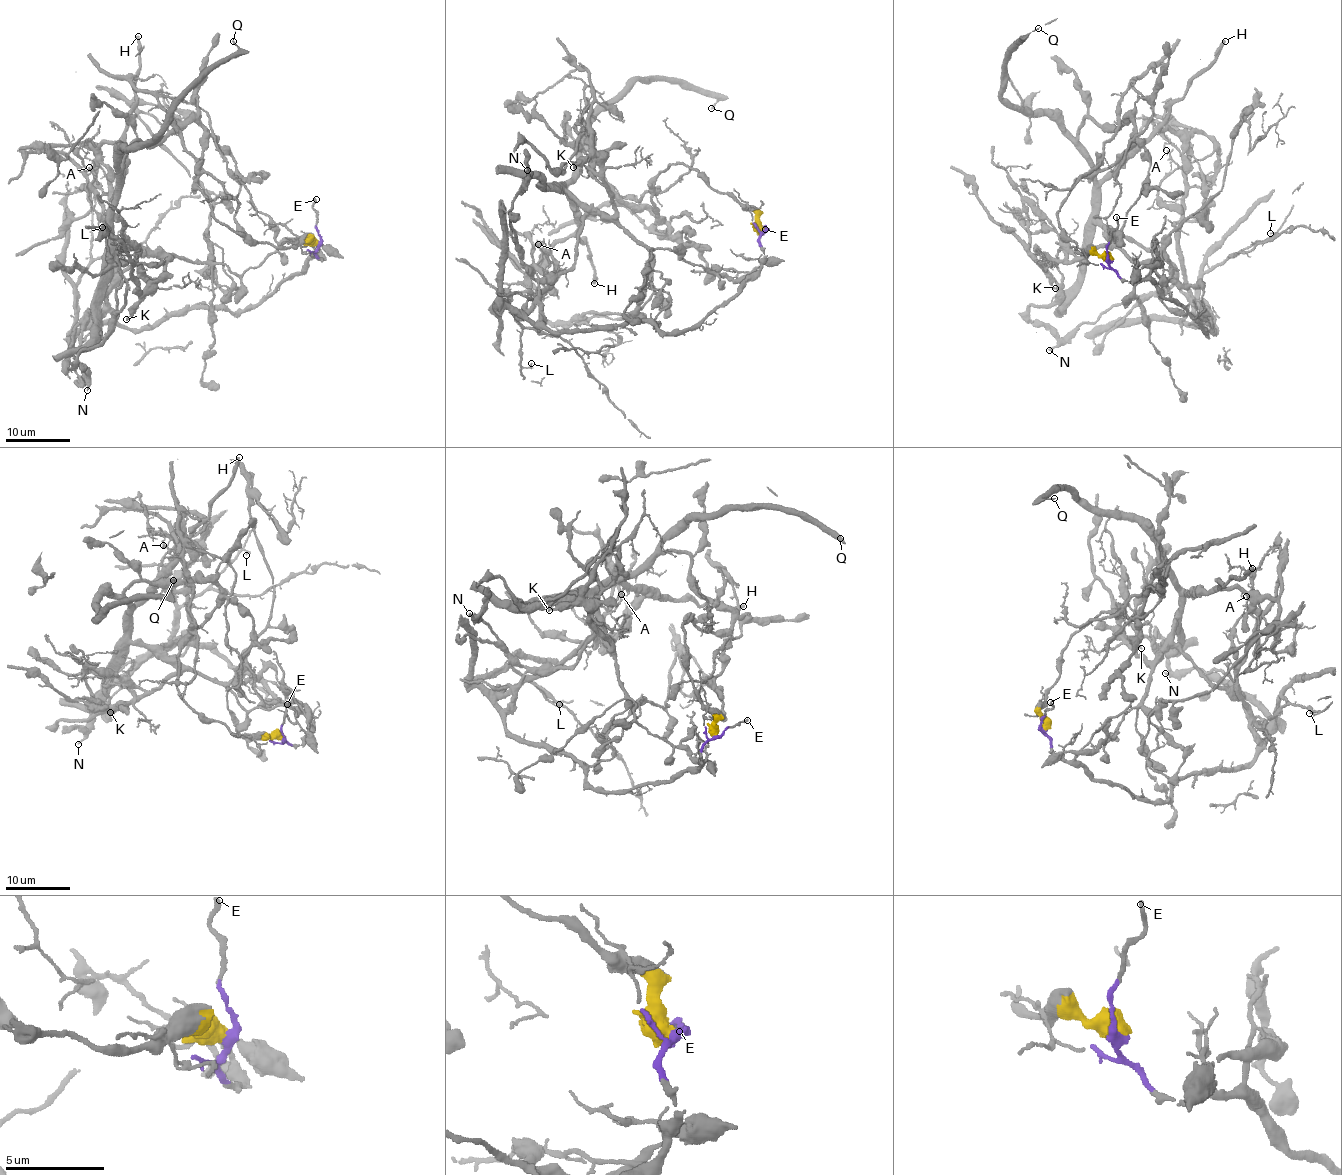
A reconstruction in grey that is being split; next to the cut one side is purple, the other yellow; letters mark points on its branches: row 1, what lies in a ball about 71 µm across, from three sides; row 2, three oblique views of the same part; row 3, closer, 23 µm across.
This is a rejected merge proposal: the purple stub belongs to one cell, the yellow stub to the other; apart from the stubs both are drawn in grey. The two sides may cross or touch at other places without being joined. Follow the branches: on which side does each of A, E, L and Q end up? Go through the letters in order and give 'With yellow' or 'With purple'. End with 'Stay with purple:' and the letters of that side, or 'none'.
A: With purple
E: With purple
L: With purple
Q: With yellow
Stay with purple: A, E, L

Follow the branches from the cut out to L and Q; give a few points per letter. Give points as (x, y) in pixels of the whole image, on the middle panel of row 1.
L: (762, 230), (763, 266), (681, 330), (623, 321), (549, 331), (509, 300), (520, 365), (532, 362)
Q: (762, 230), (676, 163), (657, 175), (656, 218), (580, 151), (631, 80), (675, 79), (716, 99), (711, 108)

